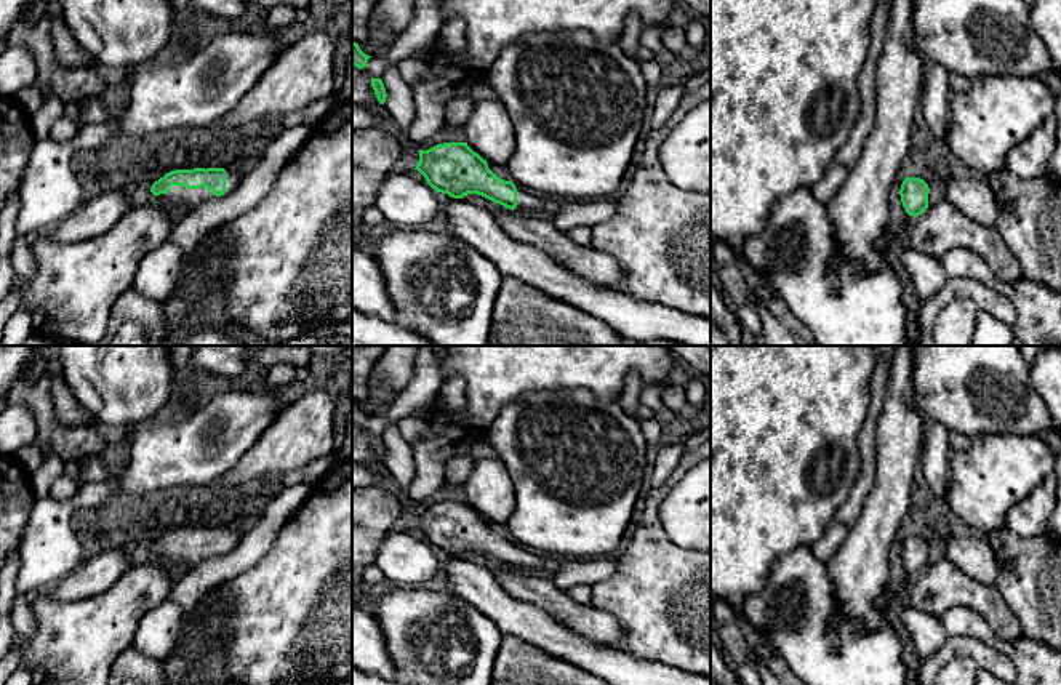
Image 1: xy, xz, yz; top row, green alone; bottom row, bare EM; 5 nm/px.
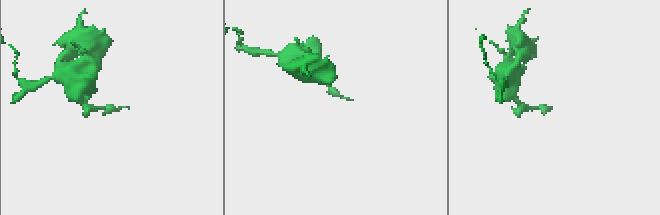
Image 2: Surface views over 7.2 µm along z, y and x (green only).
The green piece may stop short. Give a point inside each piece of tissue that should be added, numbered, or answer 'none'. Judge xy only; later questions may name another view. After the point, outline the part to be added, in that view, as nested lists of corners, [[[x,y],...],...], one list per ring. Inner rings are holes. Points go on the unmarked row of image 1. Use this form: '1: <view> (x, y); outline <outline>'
1: xy (176, 554); outline [[[171,544],[166,552],[160,552],[155,555],[155,560],[166,568],[184,563],[187,568],[197,565],[208,554],[213,554],[206,546],[200,547],[186,547],[181,544]]]

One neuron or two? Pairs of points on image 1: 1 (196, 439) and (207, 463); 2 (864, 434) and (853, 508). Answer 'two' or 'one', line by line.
1: one
2: one

